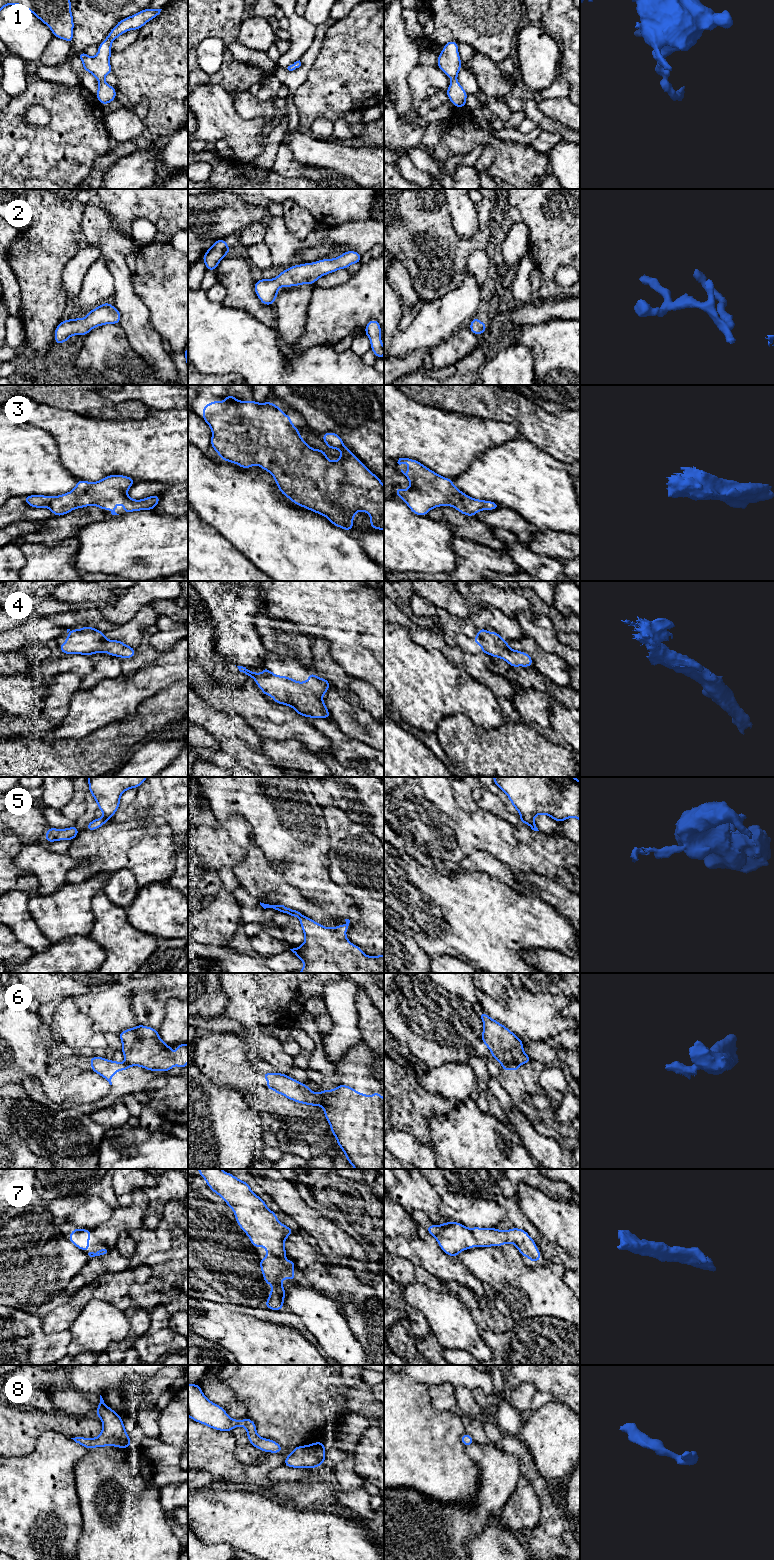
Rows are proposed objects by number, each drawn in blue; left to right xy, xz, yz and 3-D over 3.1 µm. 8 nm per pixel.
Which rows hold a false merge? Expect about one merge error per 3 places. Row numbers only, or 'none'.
5, 6

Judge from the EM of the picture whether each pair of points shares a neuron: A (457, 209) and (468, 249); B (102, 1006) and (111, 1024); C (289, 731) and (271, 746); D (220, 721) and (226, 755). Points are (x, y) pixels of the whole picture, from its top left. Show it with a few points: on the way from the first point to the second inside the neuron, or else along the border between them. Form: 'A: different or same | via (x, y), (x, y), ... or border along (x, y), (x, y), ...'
A: different | border along (452, 219), (452, 227), (460, 238), (473, 237)
B: same | via (106, 1010), (111, 1015), (111, 1020)
C: different | border along (260, 736), (276, 740), (296, 739), (301, 744)
D: different | border along (216, 736), (227, 736), (229, 738)

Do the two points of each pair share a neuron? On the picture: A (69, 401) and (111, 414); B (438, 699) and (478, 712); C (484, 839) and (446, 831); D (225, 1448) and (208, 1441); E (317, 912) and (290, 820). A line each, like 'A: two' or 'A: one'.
A: one
B: one
C: one
D: one
E: two

